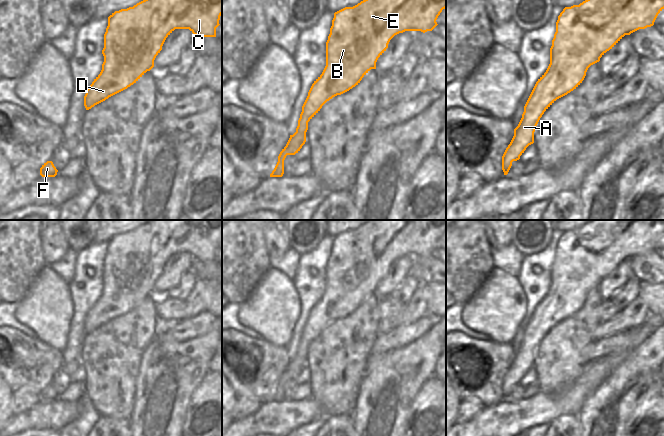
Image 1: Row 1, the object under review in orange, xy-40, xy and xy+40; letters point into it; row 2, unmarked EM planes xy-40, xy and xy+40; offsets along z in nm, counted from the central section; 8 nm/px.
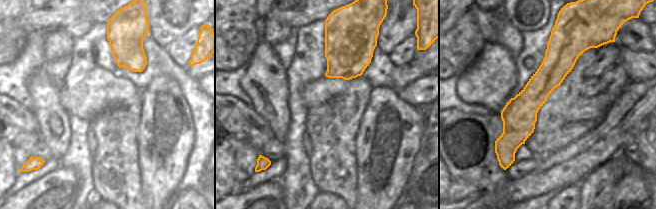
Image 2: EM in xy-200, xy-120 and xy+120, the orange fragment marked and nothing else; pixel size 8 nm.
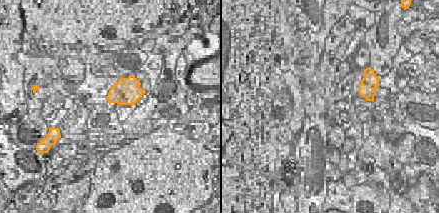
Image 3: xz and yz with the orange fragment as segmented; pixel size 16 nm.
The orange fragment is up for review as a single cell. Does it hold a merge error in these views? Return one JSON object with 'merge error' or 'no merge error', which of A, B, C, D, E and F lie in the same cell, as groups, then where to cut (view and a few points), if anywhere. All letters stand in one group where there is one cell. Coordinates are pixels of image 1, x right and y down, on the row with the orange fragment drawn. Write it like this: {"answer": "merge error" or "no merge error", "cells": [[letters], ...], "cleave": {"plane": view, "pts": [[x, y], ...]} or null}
{"answer": "no merge error", "cells": [["A", "B", "C", "D", "E", "F"]], "cleave": null}

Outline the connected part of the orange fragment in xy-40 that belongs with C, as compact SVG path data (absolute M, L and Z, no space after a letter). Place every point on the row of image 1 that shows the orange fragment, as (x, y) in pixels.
M143 0L133 7L112 13L108 17L108 26L104 34L102 70L88 87L84 96L86 110L127 89L147 71L150 71L154 67L154 60L162 50L166 38L175 29L189 29L199 37L216 37L216 28L220 25L221 15L222 0Z

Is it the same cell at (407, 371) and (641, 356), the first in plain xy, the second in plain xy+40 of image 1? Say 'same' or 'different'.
same

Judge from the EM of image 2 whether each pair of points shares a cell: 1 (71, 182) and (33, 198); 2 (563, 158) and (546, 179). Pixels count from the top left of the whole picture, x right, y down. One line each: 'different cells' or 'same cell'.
1: same cell
2: same cell

